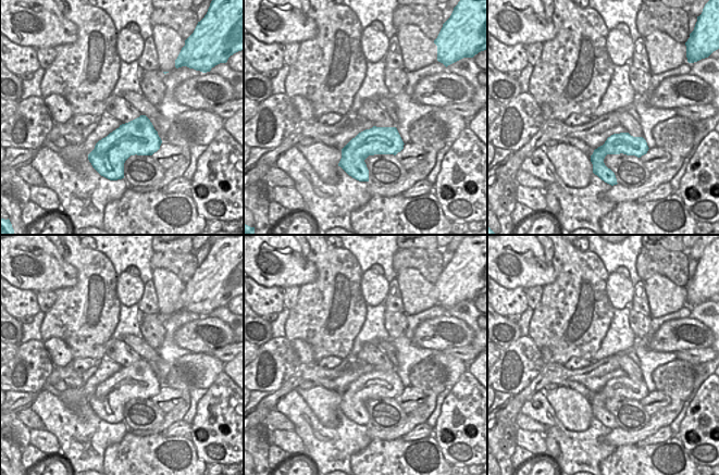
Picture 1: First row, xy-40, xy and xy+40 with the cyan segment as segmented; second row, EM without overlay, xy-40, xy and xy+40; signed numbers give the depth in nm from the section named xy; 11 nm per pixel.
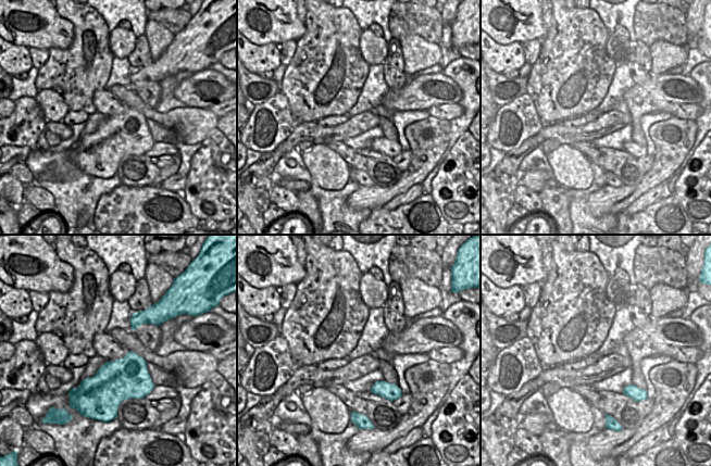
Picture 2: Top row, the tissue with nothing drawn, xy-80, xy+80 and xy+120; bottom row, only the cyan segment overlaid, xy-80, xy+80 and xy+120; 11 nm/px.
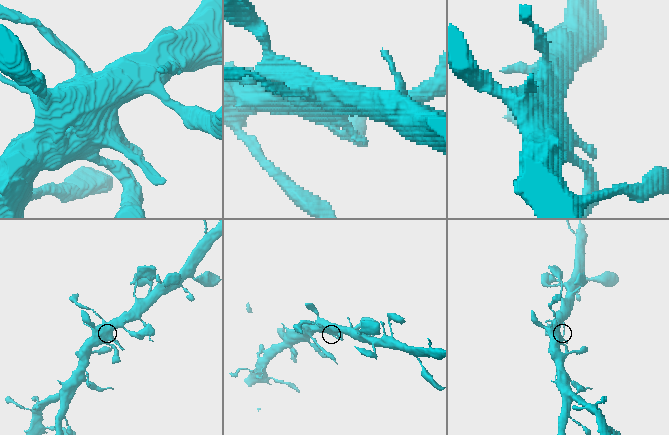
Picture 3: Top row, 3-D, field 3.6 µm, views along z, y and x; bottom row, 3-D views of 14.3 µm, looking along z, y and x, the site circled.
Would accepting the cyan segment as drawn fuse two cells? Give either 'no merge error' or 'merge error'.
no merge error

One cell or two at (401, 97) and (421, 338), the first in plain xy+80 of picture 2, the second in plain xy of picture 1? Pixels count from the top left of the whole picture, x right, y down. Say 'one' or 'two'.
one

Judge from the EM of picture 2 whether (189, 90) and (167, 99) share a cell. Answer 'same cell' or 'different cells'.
different cells

